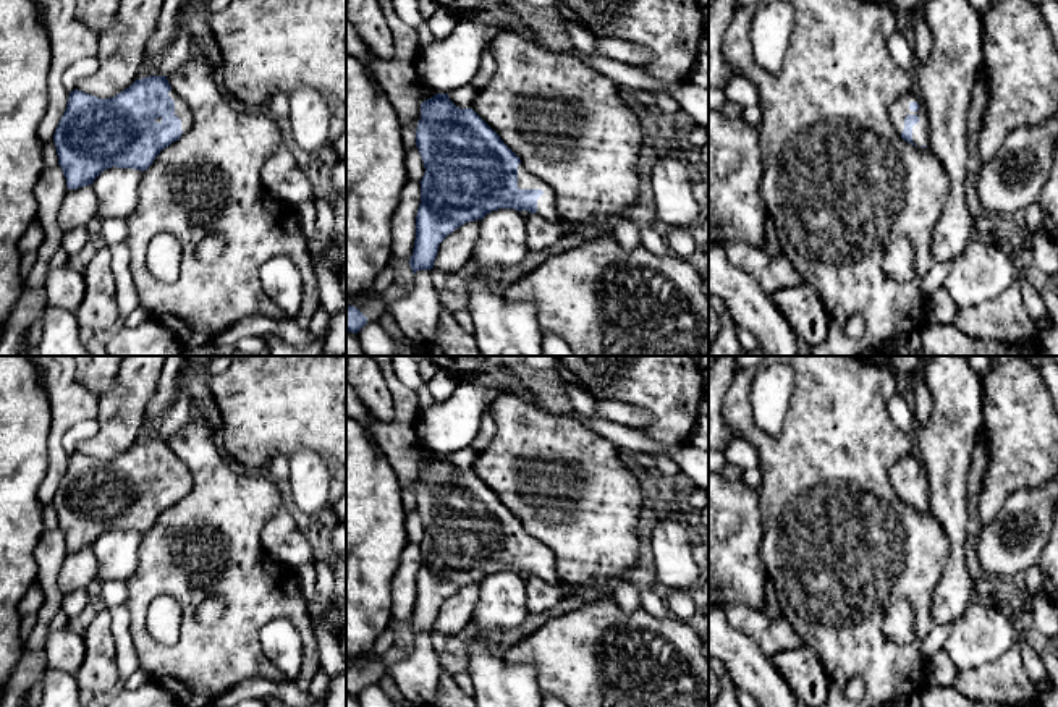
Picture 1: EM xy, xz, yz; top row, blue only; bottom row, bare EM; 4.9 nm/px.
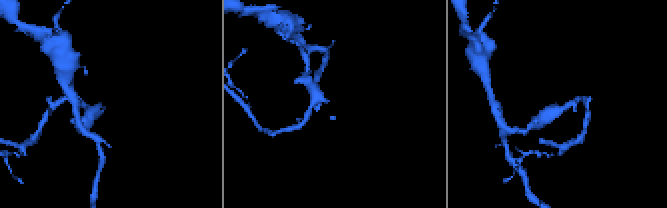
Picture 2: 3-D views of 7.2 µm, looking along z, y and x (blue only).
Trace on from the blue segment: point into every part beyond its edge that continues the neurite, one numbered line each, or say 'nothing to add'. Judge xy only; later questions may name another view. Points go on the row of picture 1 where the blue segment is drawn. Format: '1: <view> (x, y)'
1: xy (181, 110)

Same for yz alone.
1: yz (898, 110)

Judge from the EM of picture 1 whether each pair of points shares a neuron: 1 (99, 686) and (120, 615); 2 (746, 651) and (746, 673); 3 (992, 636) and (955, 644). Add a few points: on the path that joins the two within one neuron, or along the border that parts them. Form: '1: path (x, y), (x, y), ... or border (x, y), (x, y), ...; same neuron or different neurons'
1: border (109, 610), (114, 659), (118, 673); different neurons
2: path (746, 656), (746, 668); same neuron
3: path (982, 636), (964, 644); same neuron

